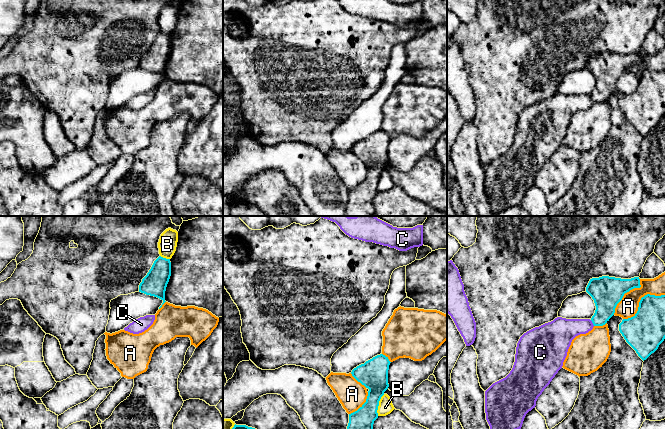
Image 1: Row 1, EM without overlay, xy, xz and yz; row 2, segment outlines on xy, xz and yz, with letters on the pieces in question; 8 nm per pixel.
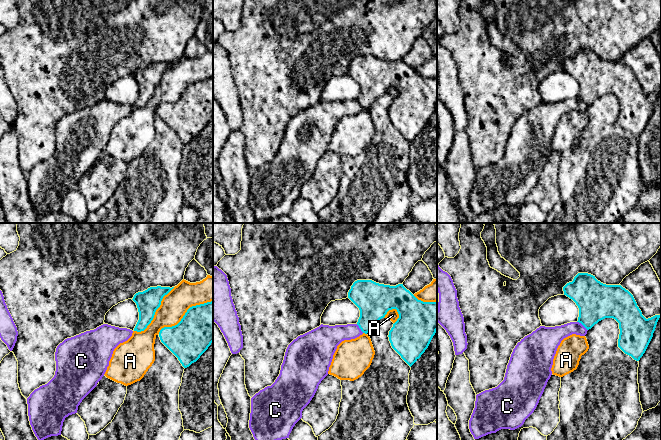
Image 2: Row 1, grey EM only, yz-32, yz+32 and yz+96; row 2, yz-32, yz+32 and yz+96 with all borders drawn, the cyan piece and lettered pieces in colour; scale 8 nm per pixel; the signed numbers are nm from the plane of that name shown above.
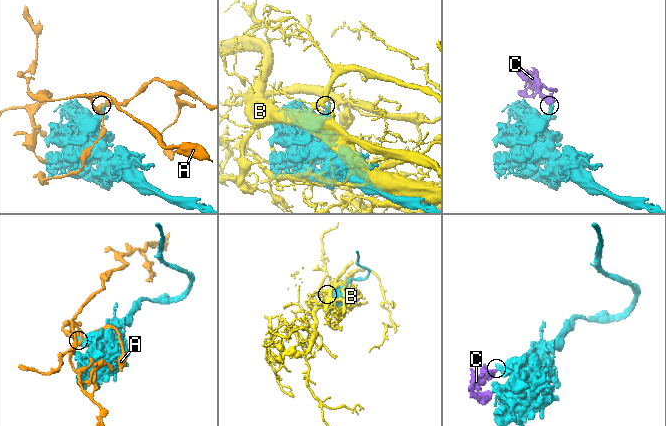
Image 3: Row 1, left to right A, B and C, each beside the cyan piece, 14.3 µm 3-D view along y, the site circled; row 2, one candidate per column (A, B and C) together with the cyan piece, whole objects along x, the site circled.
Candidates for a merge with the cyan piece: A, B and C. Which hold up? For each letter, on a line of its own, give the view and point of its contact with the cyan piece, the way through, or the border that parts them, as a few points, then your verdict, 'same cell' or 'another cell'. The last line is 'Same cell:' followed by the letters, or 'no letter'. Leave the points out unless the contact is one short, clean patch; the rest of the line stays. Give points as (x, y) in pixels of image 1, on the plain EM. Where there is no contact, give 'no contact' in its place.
A: yz (640, 76) | another cell
B: xz (378, 181) | another cell
C: yz (592, 98) | along yz (590, 96), (594, 101) | another cell
Same cell: no letter

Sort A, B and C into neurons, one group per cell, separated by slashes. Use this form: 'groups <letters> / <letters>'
groups A / B / C

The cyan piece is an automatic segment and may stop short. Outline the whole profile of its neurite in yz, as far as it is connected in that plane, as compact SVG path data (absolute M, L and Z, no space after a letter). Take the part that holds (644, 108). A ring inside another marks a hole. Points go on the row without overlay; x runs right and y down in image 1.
M665 71L642 73L637 89L623 95L619 107L638 132L646 136L665 115Z

